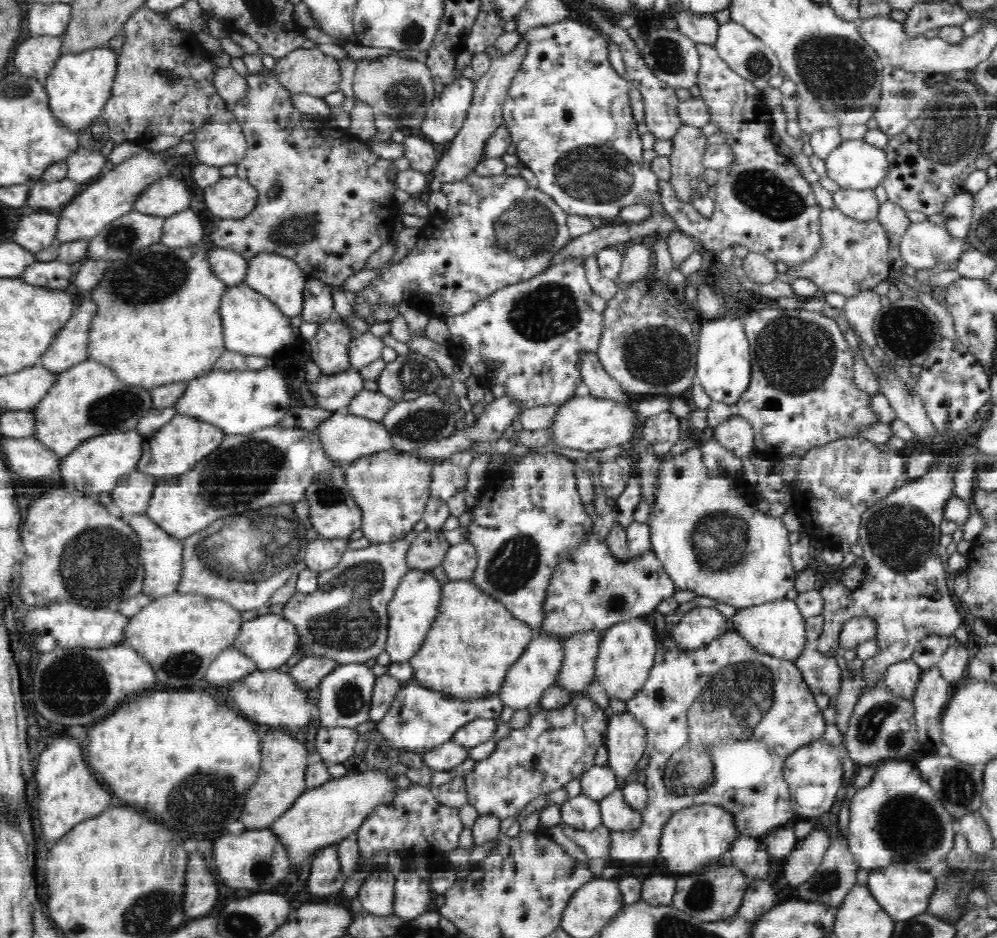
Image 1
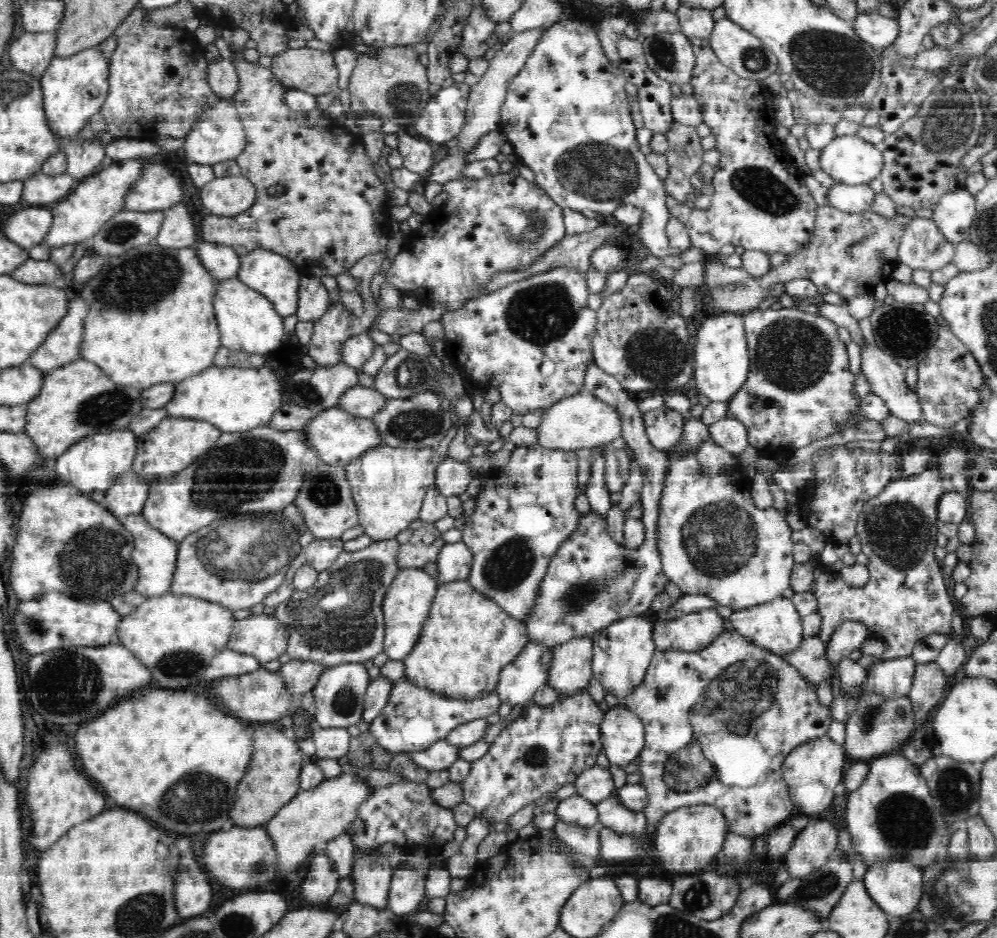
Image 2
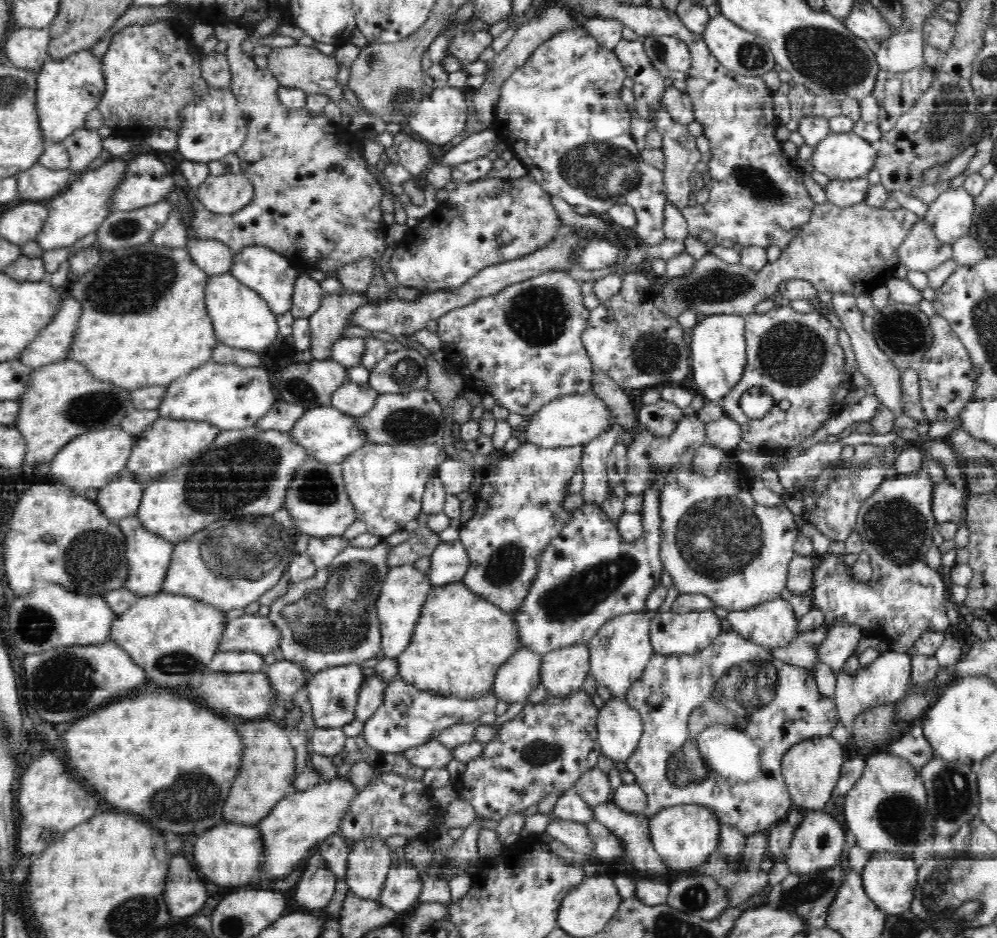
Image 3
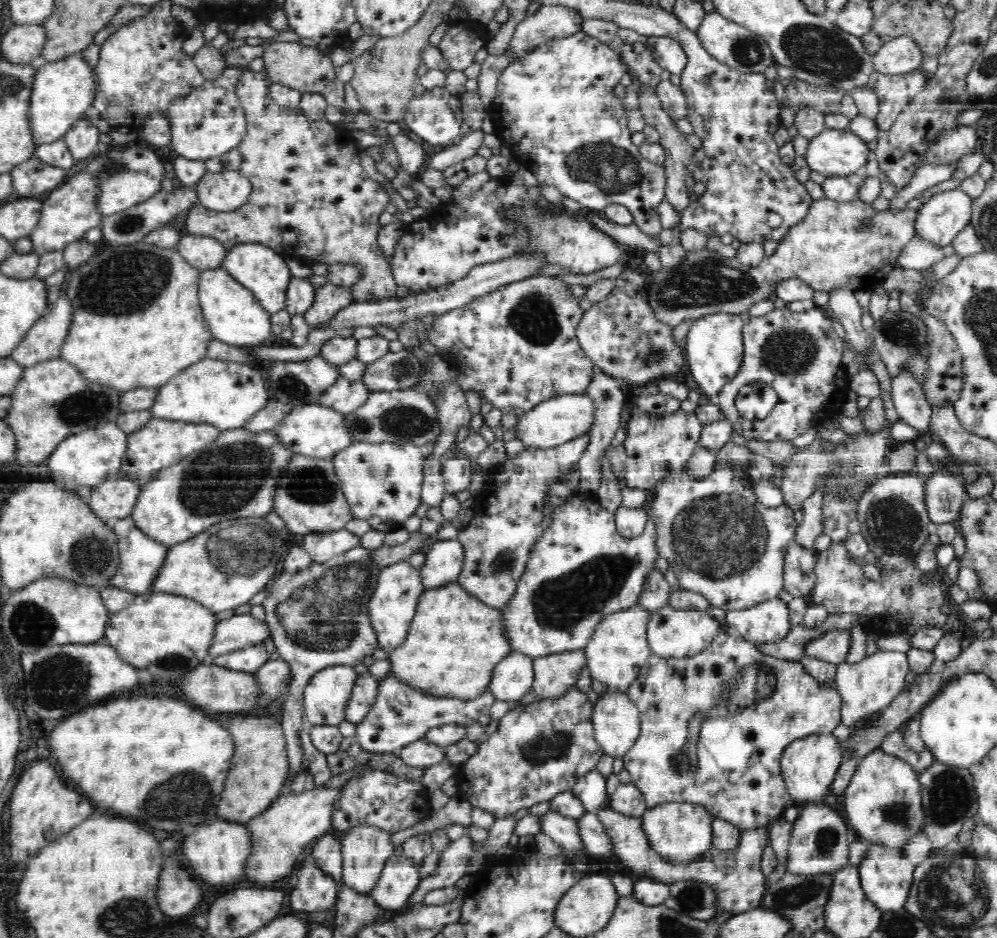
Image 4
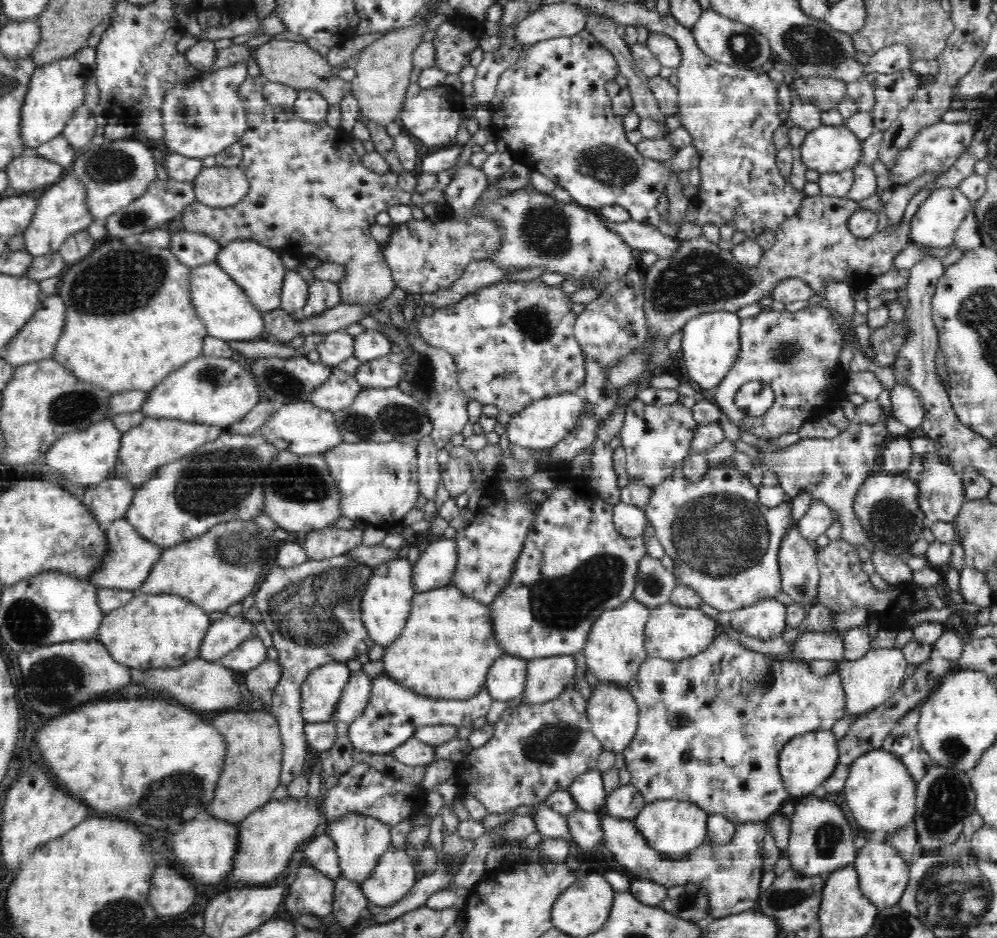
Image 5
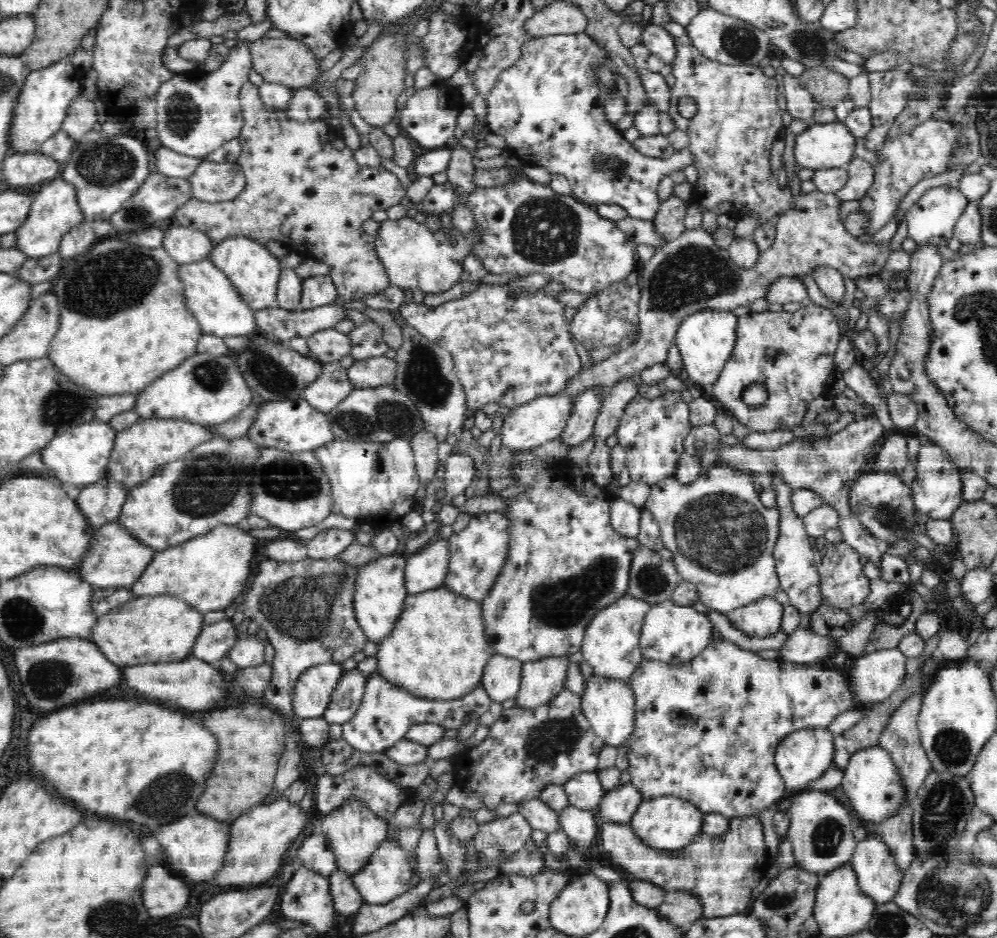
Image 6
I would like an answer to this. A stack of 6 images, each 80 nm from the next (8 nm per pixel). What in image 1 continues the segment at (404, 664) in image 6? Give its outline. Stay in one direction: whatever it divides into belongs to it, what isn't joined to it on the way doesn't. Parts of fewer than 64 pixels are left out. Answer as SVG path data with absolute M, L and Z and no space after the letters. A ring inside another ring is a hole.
M450 580L442 587L441 613L434 621L427 641L409 662L415 670L415 682L462 701L493 696L502 688L509 670L525 653L536 632L523 620L516 618L498 599L492 598L472 581Z

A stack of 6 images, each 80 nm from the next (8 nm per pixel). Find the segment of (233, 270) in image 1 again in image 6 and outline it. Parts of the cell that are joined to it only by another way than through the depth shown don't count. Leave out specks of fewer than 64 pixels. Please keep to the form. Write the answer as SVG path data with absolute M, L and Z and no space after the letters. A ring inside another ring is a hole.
M177 224L165 234L163 248L180 266L190 266L210 259L217 248L217 244L206 234Z

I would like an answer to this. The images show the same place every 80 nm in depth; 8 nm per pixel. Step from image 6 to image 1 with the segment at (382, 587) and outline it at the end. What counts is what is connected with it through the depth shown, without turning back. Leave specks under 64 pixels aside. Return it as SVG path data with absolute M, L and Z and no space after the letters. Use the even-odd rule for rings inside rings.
M418 569L410 571L402 579L388 609L386 652L392 663L410 662L427 641L428 633L441 613L442 587L434 575Z

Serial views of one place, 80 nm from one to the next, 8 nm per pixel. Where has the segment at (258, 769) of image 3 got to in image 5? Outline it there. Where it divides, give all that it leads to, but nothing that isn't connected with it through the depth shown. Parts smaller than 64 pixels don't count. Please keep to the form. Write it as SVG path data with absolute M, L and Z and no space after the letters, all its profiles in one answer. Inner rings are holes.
M254 711L249 713L241 712L223 712L218 713L214 720L214 726L218 726L218 730L222 730L222 734L226 734L228 740L228 756L226 756L226 770L222 774L222 780L218 782L218 794L209 806L209 814L214 819L222 819L230 823L241 823L246 817L249 817L255 810L260 810L272 801L274 790L281 785L283 763L283 743L279 730L278 720L270 713L264 711Z

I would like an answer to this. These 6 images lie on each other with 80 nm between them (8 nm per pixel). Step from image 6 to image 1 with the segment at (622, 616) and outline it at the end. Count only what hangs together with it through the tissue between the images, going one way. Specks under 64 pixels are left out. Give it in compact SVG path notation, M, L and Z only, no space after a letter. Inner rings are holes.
M640 618L609 627L604 633L595 666L595 678L606 696L624 704L634 698L648 680L659 649L655 626L650 626Z

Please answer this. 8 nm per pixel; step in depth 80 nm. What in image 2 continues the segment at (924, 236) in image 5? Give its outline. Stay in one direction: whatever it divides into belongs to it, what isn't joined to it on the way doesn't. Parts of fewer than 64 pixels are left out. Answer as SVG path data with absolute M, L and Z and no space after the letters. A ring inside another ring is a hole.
M965 188L945 194L933 210L933 222L946 239L956 244L969 241L969 228L975 217L975 195Z

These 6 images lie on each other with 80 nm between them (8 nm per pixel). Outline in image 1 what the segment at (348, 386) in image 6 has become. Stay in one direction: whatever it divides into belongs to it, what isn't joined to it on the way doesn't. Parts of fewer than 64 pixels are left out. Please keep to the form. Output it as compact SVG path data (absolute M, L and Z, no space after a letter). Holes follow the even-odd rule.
M364 389L357 397L352 399L346 412L361 416L374 422L382 422L384 417L397 405L395 400L388 398L385 394L368 392Z

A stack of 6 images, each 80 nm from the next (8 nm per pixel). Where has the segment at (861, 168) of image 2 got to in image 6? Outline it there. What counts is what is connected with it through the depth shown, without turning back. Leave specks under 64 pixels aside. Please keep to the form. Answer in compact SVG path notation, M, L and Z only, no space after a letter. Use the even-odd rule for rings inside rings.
M816 123L797 136L795 160L816 171L846 167L856 157L857 142L845 123Z

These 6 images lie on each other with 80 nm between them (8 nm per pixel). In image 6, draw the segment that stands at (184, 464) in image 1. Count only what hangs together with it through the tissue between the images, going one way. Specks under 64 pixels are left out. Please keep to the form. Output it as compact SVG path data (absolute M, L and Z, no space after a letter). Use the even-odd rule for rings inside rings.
M252 404L236 418L219 425L203 425L180 419L140 419L134 426L118 432L115 449L110 457L109 476L118 479L118 482L124 482L130 488L141 485L156 475L166 463L184 457L196 446L212 440L215 436L236 438L247 435L258 420L261 410L260 406Z

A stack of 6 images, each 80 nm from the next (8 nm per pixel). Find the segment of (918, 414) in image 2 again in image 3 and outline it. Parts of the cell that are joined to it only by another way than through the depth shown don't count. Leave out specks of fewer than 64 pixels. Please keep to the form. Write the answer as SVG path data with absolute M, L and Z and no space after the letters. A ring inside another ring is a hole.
M834 294L832 299L832 305L836 311L836 316L840 318L842 325L845 327L846 332L851 338L851 344L856 355L858 362L858 368L860 373L866 380L868 380L868 386L872 389L872 392L883 402L883 406L890 409L894 414L907 415L907 400L905 400L903 386L902 386L902 374L903 372L898 369L898 365L888 357L888 355L878 347L874 337L871 333L867 333L862 327L862 316L855 306L856 297L846 296L840 294Z

